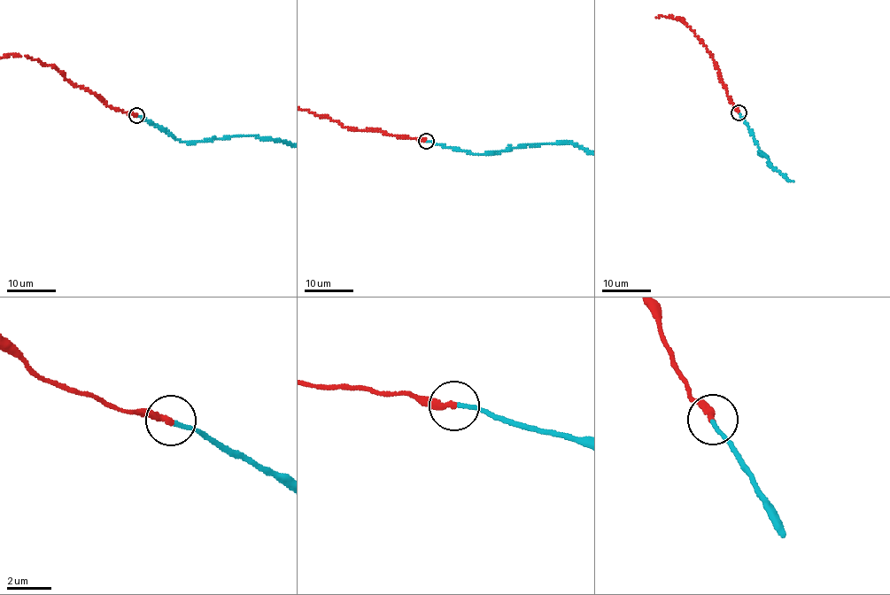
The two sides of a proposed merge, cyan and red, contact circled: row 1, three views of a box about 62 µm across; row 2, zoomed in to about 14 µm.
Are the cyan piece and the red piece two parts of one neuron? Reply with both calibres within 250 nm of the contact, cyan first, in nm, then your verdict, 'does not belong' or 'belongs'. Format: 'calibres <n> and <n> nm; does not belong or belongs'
calibres 180 and 280 nm; belongs

